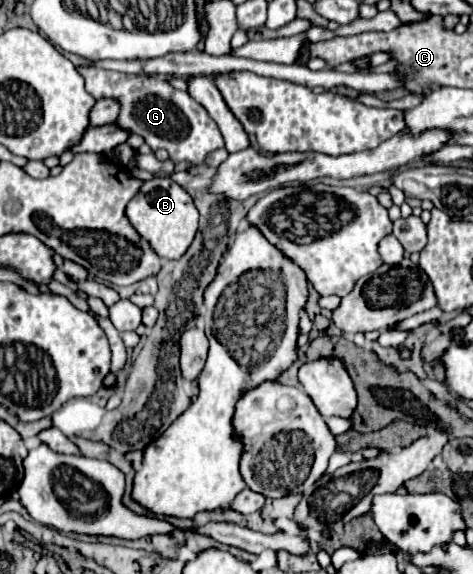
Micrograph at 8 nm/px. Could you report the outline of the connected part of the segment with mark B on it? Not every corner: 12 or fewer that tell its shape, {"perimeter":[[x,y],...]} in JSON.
{"perimeter":[[150,179],[128,203],[132,227],[164,259],[198,231],[192,197]]}

